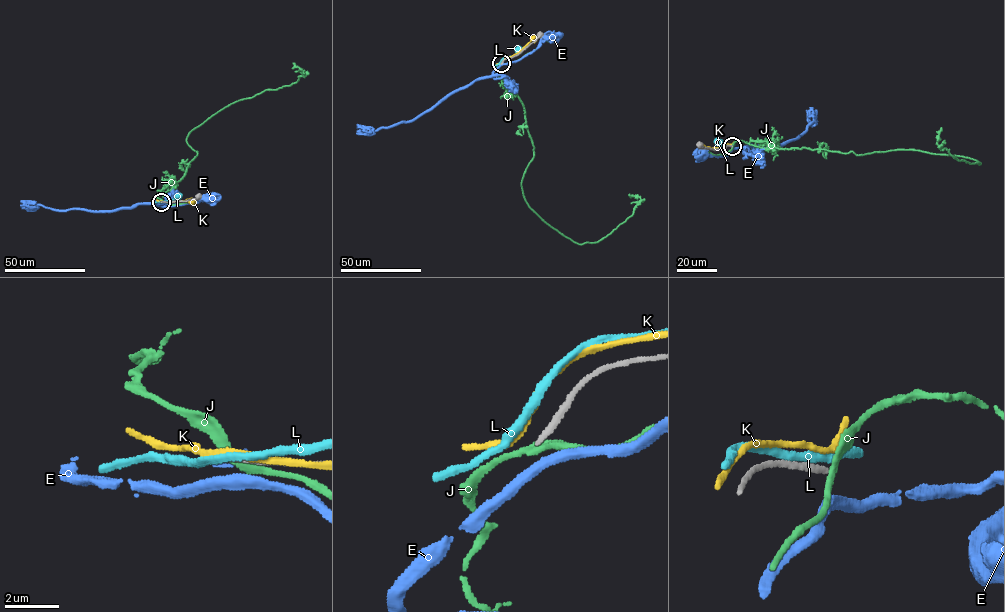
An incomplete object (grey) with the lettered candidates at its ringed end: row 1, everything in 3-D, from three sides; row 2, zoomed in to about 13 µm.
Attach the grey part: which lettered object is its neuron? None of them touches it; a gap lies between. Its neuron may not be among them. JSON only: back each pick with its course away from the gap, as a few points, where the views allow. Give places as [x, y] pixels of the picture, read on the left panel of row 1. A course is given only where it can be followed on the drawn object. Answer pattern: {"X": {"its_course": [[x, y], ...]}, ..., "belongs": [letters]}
{"belongs": []}

